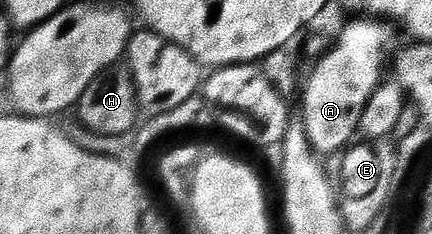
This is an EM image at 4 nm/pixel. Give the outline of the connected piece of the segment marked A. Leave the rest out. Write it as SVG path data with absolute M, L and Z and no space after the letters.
M353 20L353 23L338 36L337 42L335 38L329 49L316 59L314 66L317 67L310 72L309 79L307 77L304 79L303 93L299 98L299 101L301 100L301 118L305 121L305 134L309 137L310 144L318 150L318 152L316 151L318 155L333 153L336 155L354 141L353 133L355 135L358 133L363 112L373 93L382 84L383 75L381 73L387 70L387 59L394 49L392 29L394 30L392 25L381 20Z

